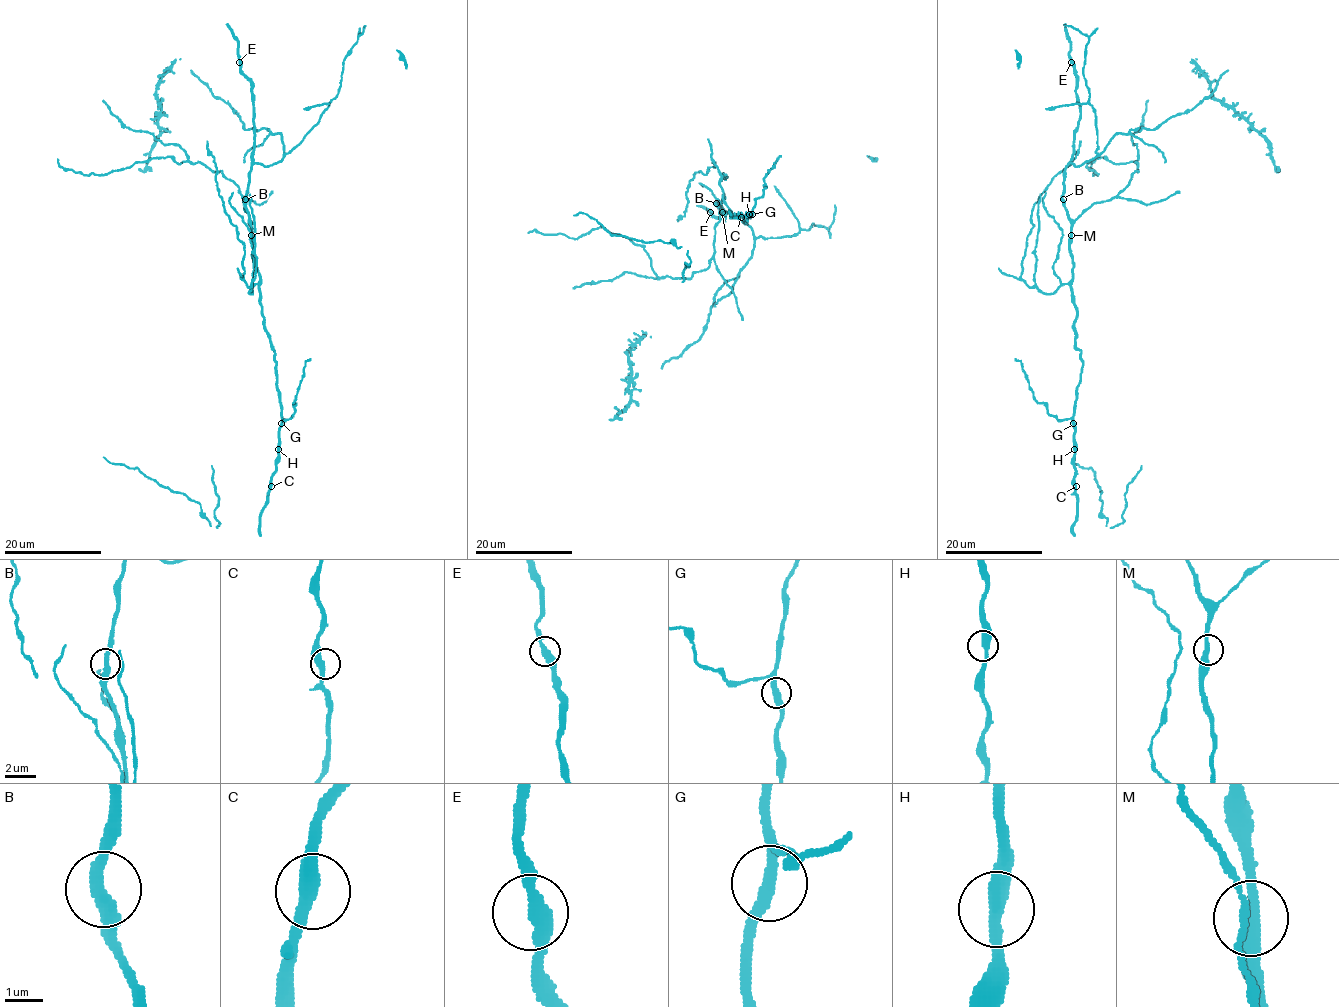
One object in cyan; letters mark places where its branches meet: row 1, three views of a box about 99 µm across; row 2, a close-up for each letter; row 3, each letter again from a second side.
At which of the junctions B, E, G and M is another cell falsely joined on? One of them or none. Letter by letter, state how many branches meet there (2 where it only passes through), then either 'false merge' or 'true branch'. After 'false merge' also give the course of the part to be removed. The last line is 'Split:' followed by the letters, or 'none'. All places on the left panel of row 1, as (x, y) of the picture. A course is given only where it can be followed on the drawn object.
B: 2 branches meet; true branch
E: 2 branches meet; true branch
G: 2 branches meet; true branch
M: 2 branches meet; true branch
Split: none

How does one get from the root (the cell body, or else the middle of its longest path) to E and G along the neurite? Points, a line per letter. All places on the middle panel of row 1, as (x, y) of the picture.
E: (723, 210), (716, 206), (717, 203), (722, 207), (724, 220), (710, 212)
G: (723, 210), (733, 217), (740, 215), (746, 223), (752, 214)

